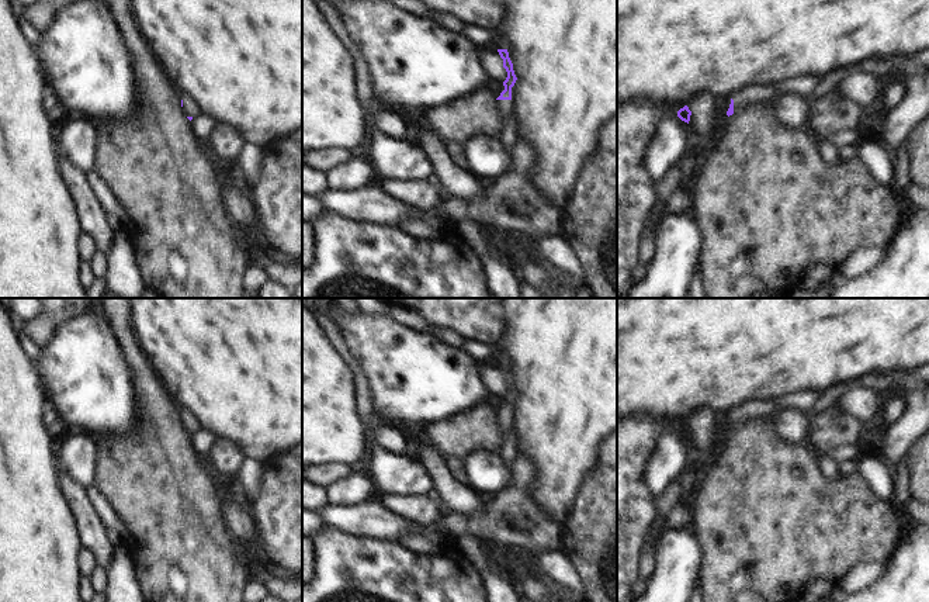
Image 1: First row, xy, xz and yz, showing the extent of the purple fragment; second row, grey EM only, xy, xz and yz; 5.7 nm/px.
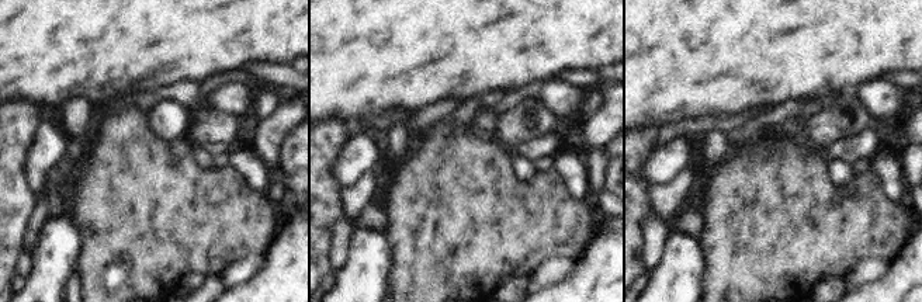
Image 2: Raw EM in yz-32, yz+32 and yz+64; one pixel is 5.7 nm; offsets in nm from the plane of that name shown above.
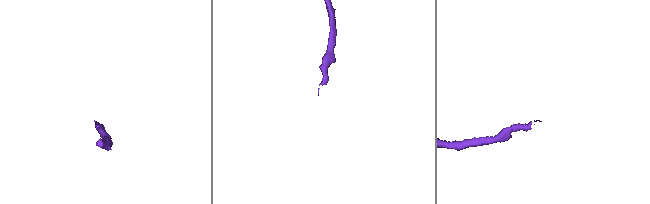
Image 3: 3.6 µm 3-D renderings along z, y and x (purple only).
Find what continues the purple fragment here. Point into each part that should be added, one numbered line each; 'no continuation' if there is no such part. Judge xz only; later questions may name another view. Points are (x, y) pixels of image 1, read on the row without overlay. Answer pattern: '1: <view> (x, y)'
1: xz (506, 452)

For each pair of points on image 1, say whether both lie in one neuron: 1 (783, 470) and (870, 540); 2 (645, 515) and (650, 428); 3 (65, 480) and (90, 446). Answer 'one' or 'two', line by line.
1: one
2: one
3: two

